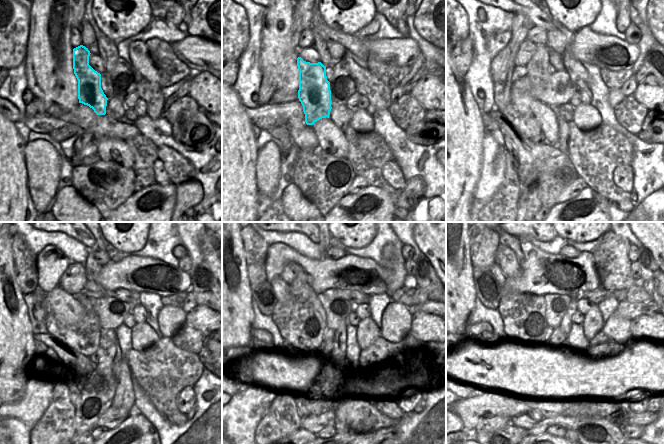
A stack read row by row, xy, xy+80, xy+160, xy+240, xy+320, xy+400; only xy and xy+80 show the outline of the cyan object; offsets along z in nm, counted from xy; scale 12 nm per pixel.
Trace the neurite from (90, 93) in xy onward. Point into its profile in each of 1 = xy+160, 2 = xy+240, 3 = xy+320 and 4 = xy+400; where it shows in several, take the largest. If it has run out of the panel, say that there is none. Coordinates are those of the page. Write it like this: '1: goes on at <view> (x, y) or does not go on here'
1: goes on at xy+160 (537, 70)
2: goes on at xy+240 (92, 267)
3: goes on at xy+320 (324, 242)
4: does not go on here

